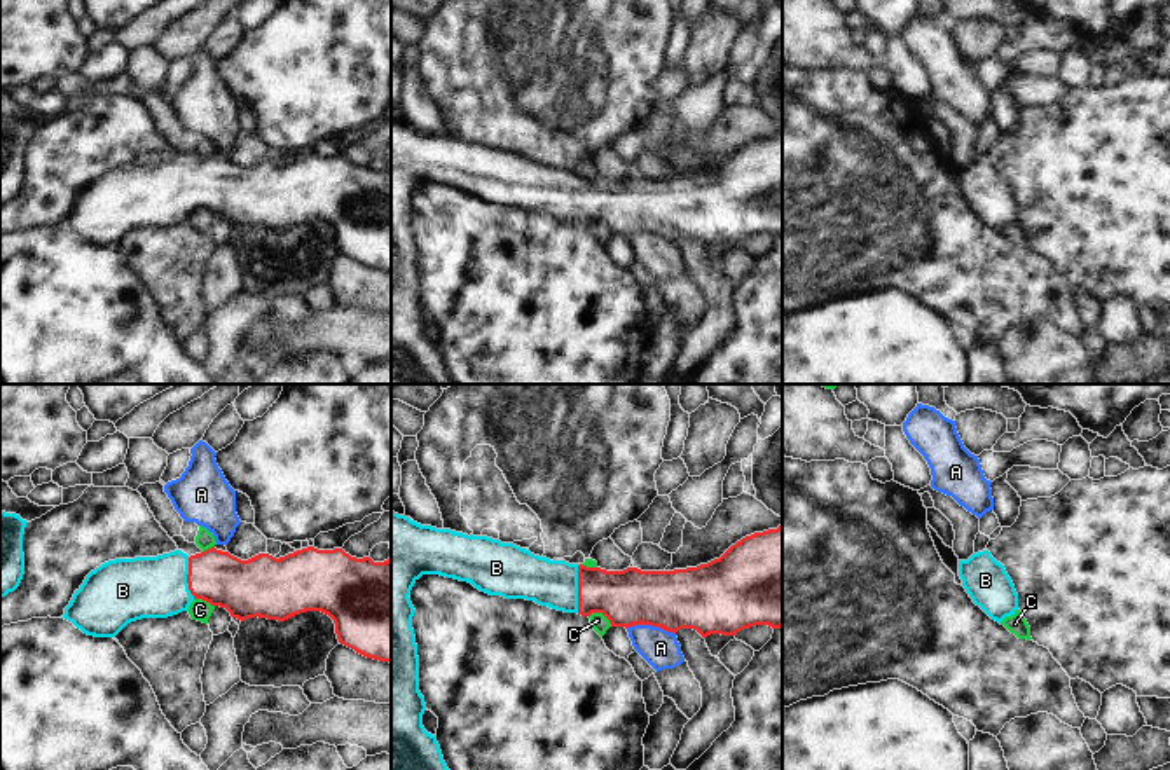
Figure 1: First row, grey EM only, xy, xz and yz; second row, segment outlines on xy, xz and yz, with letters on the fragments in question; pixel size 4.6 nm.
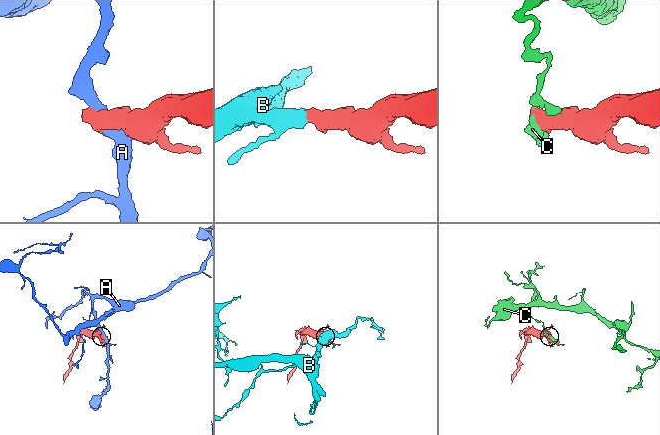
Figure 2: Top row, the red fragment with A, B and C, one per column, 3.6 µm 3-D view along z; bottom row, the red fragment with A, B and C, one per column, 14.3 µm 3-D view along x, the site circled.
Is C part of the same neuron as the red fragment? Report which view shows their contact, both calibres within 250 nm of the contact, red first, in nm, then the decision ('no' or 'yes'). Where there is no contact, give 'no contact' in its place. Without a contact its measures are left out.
xz | 260/80 nm | no

